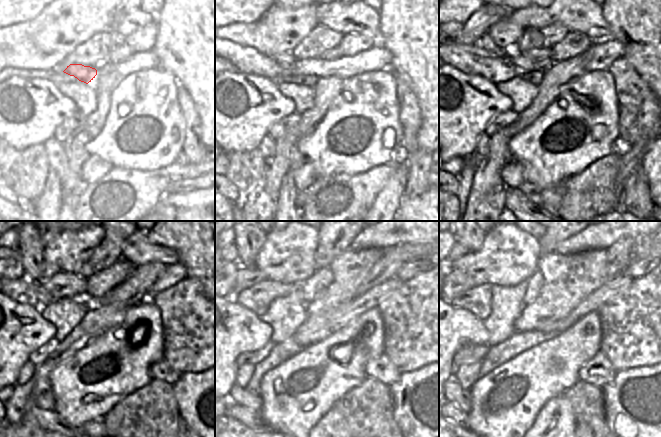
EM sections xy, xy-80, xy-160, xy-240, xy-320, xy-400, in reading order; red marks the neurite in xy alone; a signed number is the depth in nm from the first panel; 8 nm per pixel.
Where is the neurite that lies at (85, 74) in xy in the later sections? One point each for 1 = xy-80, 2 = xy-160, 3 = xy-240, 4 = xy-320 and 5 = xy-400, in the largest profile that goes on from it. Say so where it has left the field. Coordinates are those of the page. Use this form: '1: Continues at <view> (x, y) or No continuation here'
1: Continues at xy-80 (286, 59)
2: Continues at xy-160 (485, 42)
3: Continues at xy-240 (30, 247)
4: Continues at xy-320 (249, 241)
5: Continues at xy-400 (473, 241).

